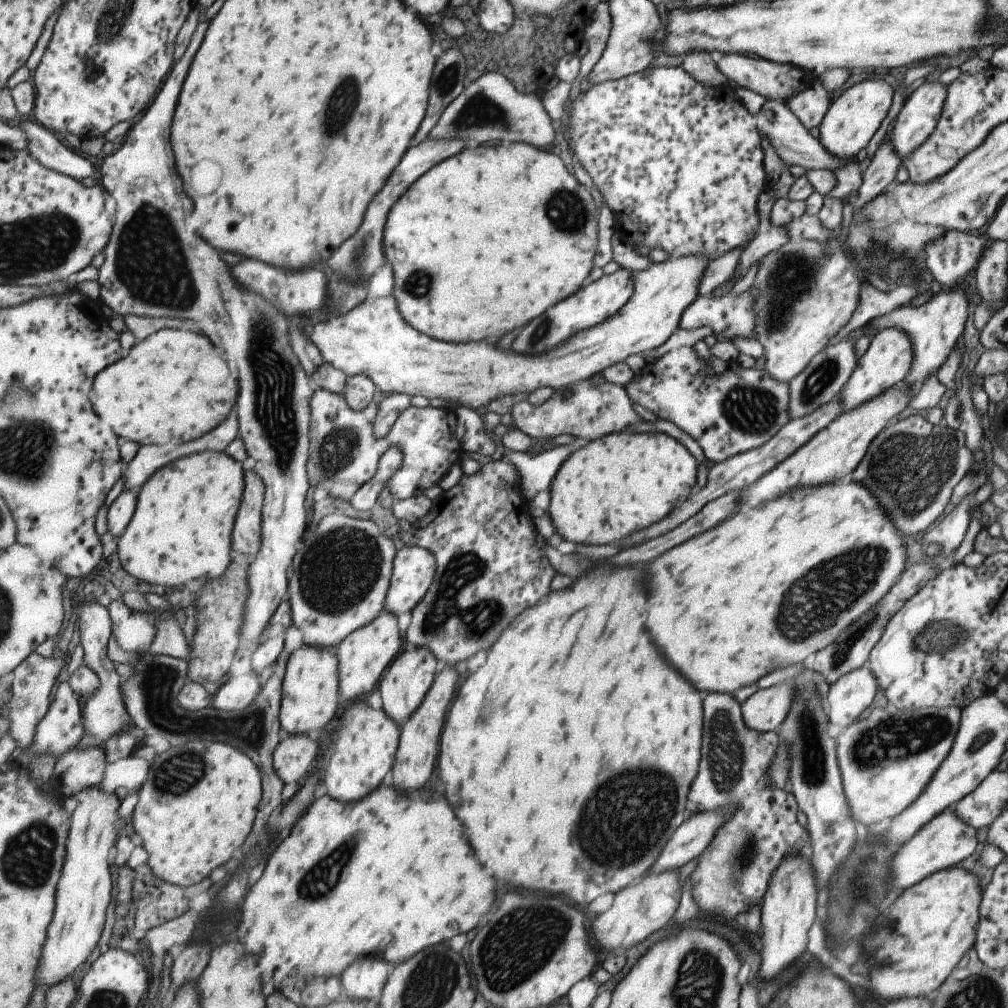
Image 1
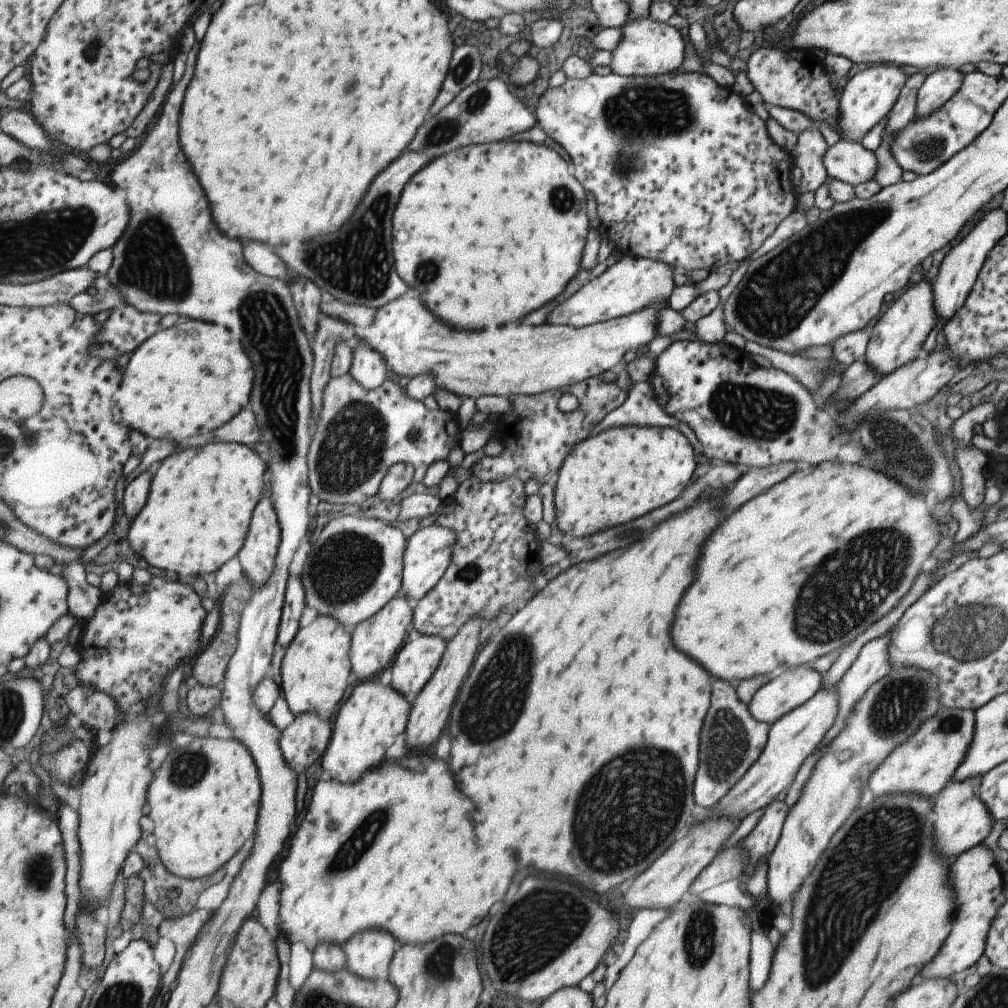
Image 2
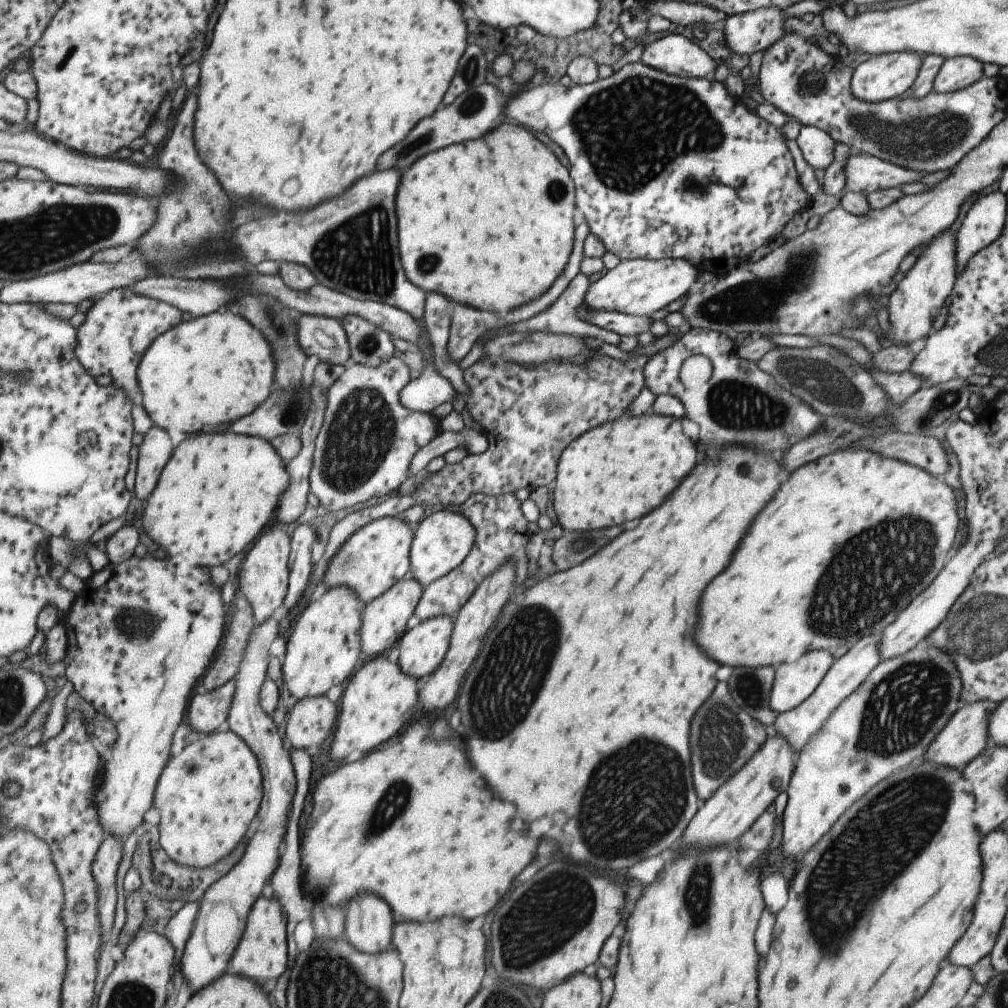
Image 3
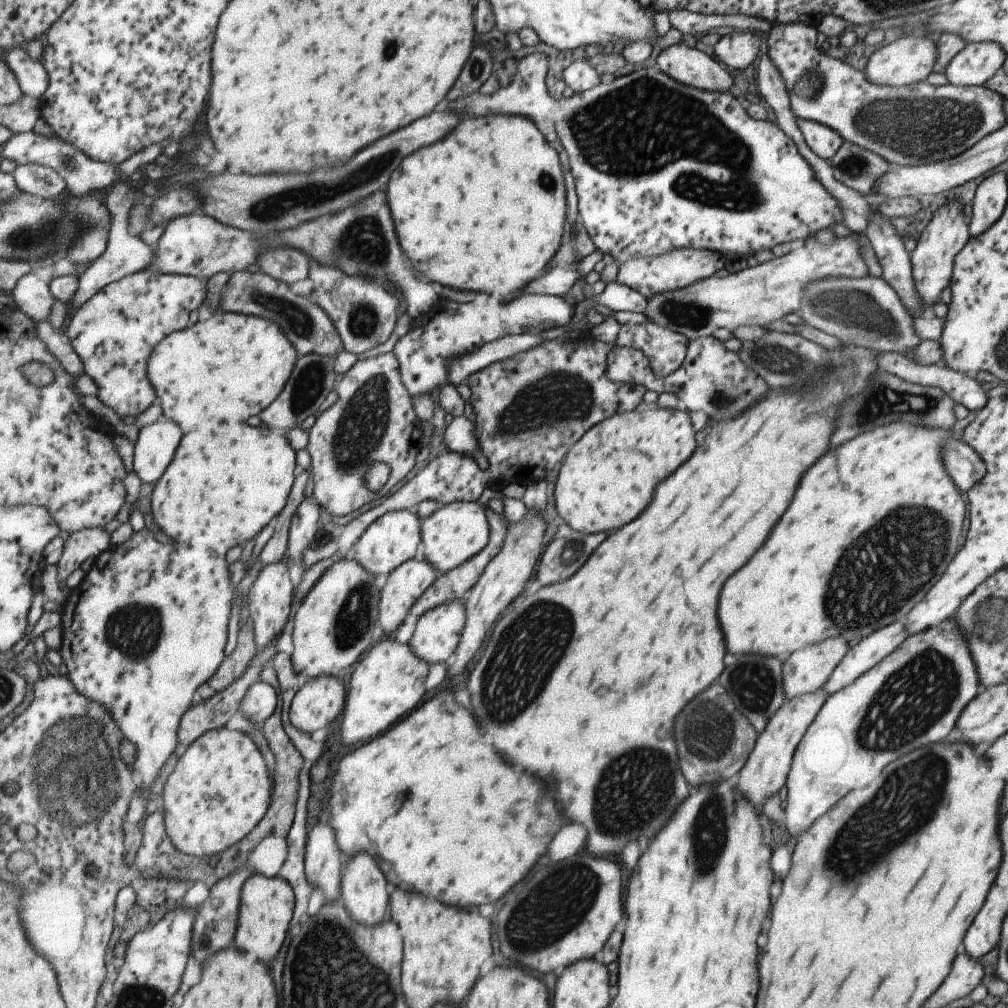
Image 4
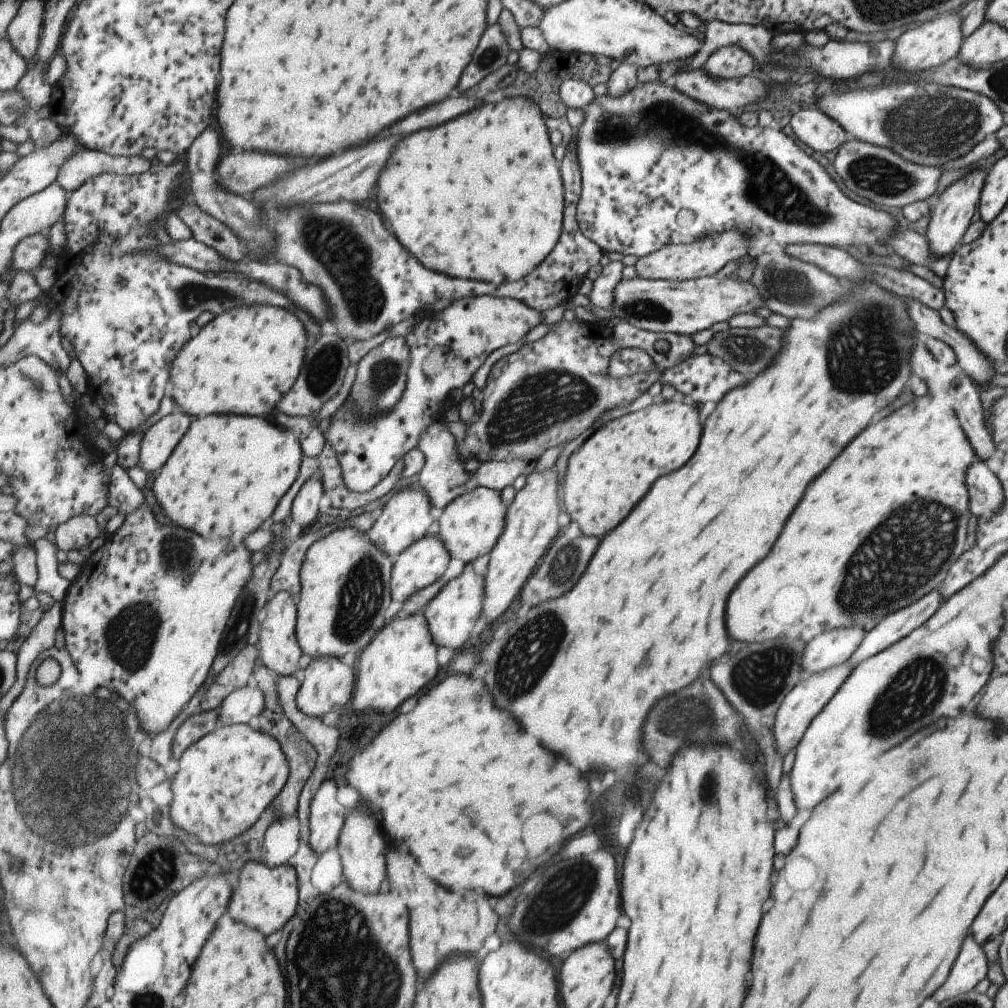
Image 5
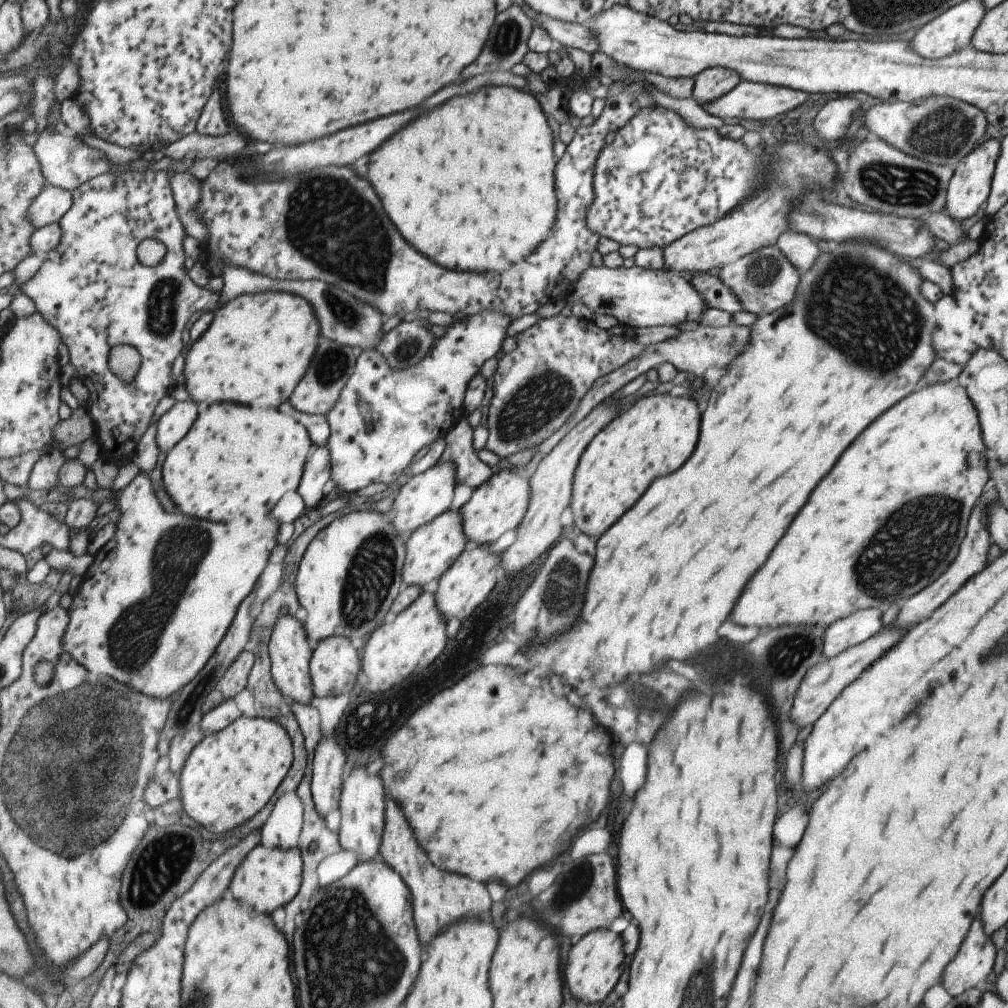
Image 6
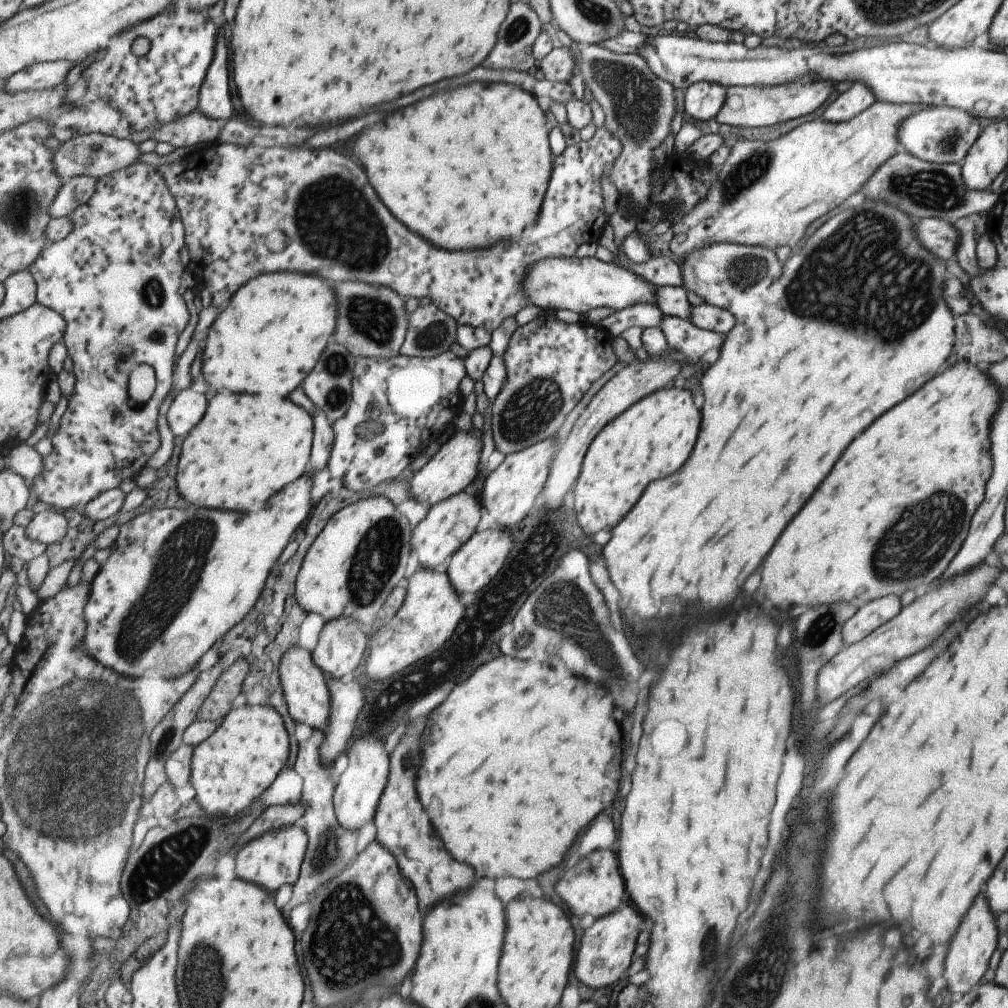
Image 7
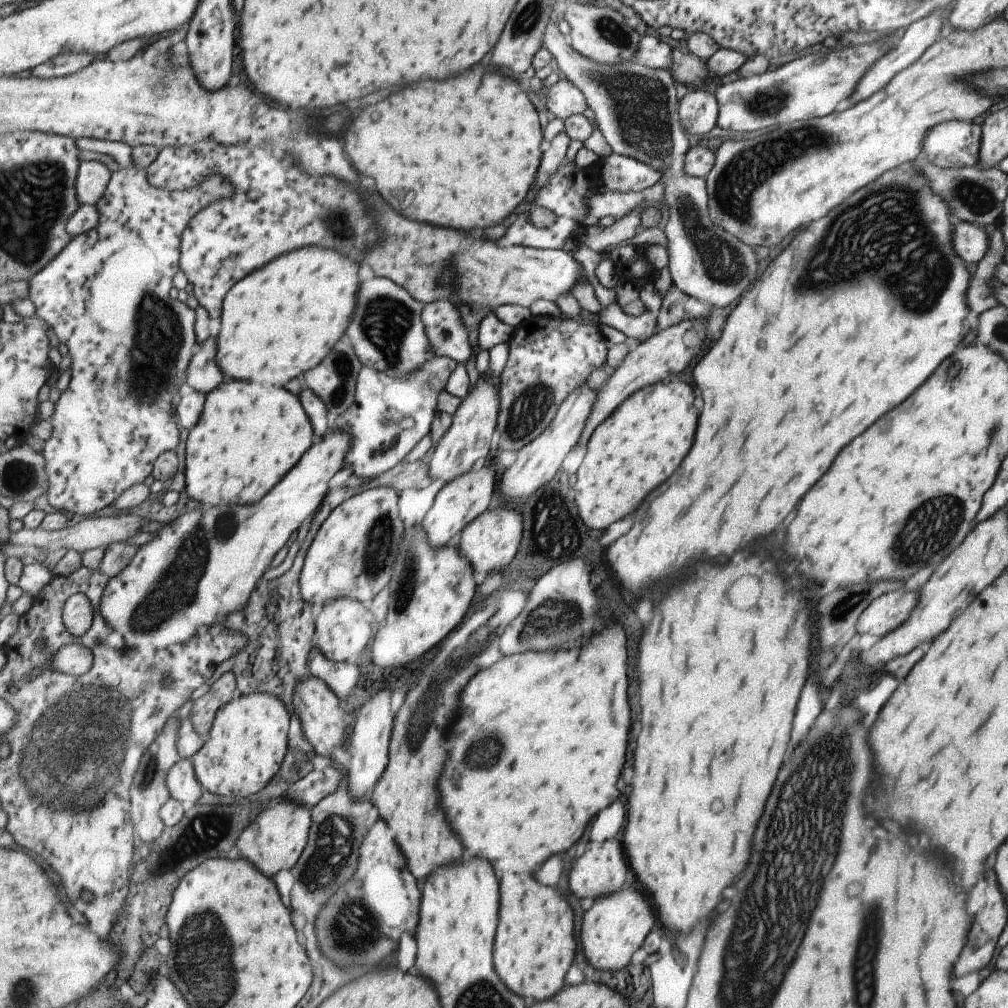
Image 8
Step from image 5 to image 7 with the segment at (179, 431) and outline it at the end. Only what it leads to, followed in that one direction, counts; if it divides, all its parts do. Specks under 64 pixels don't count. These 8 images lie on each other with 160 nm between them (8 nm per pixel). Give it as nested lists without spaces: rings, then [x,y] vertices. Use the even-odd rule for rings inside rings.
[[[199,388],[185,389],[174,398],[167,412],[167,423],[174,436],[186,437],[203,420],[207,398]]]

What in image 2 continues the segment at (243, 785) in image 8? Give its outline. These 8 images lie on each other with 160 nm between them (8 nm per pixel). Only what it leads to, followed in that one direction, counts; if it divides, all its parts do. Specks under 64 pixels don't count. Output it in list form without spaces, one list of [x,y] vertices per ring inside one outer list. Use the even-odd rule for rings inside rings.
[[[197,737],[194,738],[188,745],[184,747],[175,748],[171,754],[167,756],[167,760],[163,762],[161,768],[155,774],[151,786],[149,786],[148,793],[148,810],[147,815],[154,822],[154,829],[152,833],[156,838],[156,848],[160,854],[163,866],[178,877],[185,877],[188,879],[200,879],[212,875],[216,870],[227,864],[241,848],[243,844],[254,838],[257,828],[257,816],[260,816],[260,808],[262,805],[262,780],[260,777],[259,765],[256,763],[252,752],[238,739],[222,739],[214,737]]]

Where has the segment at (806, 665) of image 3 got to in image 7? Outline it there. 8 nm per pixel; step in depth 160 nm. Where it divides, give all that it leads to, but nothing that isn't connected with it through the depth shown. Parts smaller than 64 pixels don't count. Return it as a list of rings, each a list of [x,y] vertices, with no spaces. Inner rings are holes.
[[[885,595],[861,605],[841,627],[843,646],[864,639],[877,627],[891,620],[900,611],[900,608],[901,602],[895,595]]]

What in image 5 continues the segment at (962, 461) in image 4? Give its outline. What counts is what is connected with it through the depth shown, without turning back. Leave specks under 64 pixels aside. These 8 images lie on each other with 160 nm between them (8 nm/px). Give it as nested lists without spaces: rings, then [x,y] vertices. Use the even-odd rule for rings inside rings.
[[[977,460],[966,470],[964,481],[968,488],[968,511],[976,519],[989,519],[1002,506],[999,480]]]

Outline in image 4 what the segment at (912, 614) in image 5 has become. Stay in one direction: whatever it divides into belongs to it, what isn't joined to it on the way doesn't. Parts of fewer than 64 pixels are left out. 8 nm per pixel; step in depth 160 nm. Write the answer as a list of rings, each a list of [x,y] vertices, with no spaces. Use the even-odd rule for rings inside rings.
[[[897,620],[885,625],[864,636],[854,645],[850,645],[843,658],[821,686],[824,691],[828,692],[828,696],[847,686],[857,676],[877,664],[884,656],[893,652],[897,645],[908,637],[904,622],[905,620]]]

